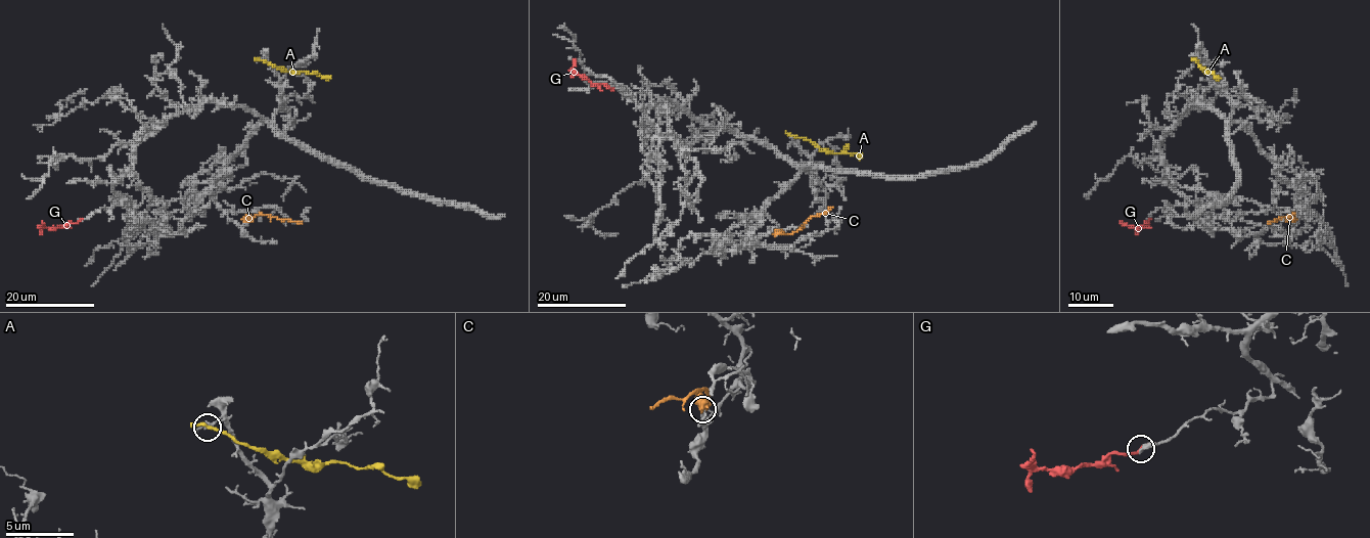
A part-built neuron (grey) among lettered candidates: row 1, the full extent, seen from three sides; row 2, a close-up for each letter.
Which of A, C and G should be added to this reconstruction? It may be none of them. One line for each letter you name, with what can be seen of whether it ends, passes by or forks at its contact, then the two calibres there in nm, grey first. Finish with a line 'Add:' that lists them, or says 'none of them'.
Add: none of them

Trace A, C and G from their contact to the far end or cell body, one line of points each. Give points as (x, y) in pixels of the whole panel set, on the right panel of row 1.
A: (1195, 59), (1219, 79)
C: (1292, 220), (1293, 214), (1268, 223)
G: (1148, 222), (1136, 228), (1121, 222)

